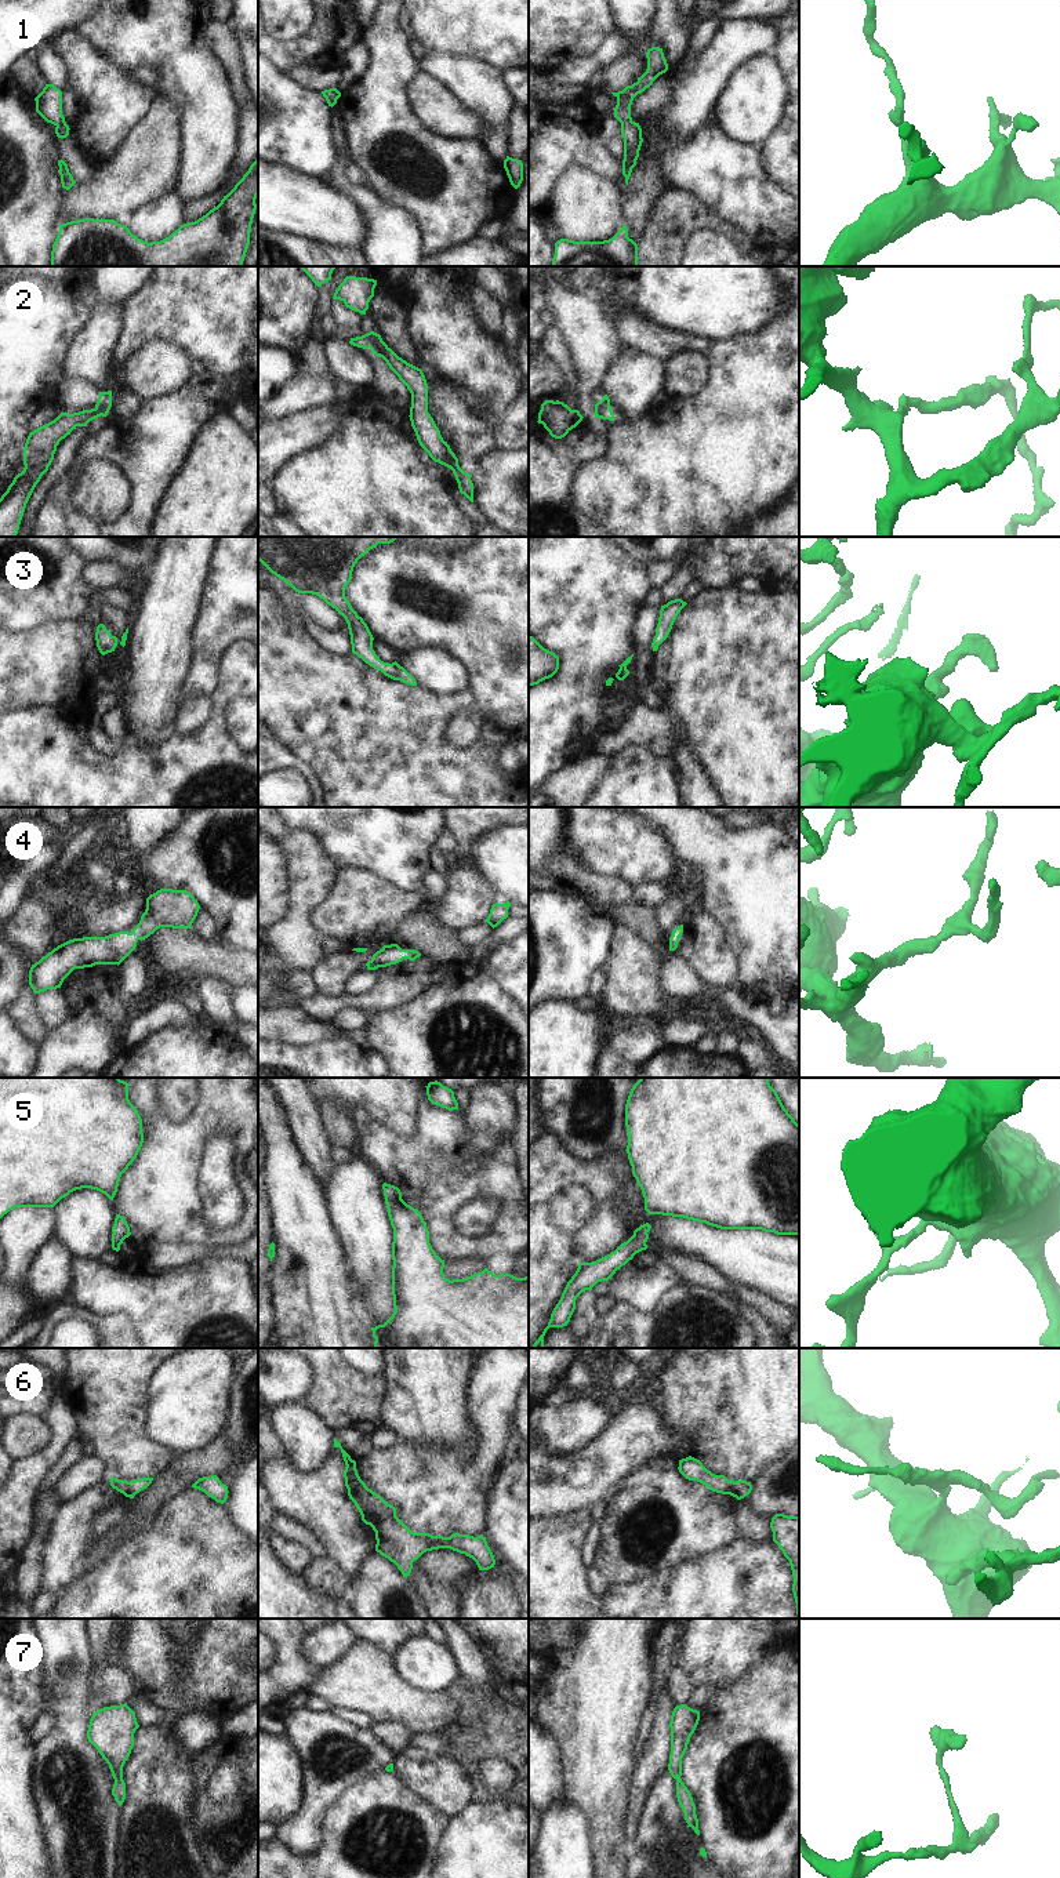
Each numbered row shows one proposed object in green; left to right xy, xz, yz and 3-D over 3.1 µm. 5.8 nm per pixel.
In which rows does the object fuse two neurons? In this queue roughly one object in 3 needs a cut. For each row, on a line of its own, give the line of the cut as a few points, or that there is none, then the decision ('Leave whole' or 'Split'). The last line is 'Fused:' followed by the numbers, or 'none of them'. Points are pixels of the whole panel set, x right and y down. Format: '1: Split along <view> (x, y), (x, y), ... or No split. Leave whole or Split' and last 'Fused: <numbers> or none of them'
1: No split. Leave whole
2: Split along yz (609, 403), (595, 410). Split
3: No split. Leave whole
4: No split. Leave whole
5: No split. Leave whole
6: No split. Leave whole
7: No split. Leave whole
Fused: 2.

